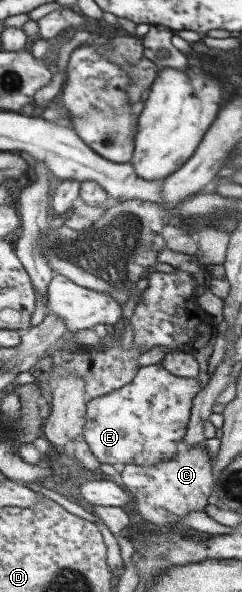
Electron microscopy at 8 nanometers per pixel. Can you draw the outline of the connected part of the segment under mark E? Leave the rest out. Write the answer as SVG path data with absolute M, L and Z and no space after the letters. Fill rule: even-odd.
M161 363L139 366L134 380L121 389L89 399L86 402L85 423L82 435L89 450L99 463L111 464L117 468L124 464L153 465L173 457L184 444L186 426L190 420L191 399L200 389L196 378L181 378L171 374Z

